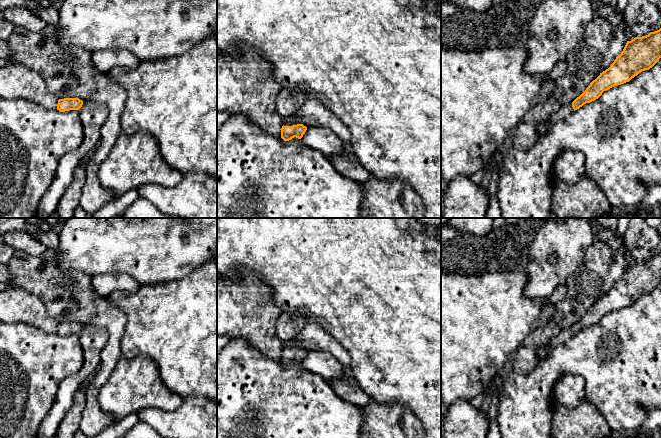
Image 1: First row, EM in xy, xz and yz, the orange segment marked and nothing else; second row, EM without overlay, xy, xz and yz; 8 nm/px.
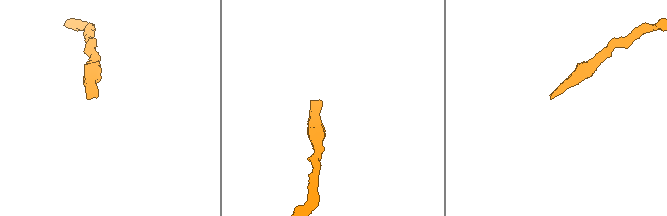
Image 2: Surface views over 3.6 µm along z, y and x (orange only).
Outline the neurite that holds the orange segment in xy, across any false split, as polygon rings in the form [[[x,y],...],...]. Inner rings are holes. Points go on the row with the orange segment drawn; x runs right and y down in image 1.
[[[64,98],[58,100],[57,110],[59,110],[60,112],[79,110],[82,105],[83,101],[79,98]]]

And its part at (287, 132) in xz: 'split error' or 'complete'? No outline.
split error

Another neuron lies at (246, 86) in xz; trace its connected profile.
[[[250,47],[227,53],[217,50],[217,112],[228,111],[230,116],[244,115],[264,131],[281,136],[284,118],[276,110],[276,98],[282,86],[275,81],[272,65]]]

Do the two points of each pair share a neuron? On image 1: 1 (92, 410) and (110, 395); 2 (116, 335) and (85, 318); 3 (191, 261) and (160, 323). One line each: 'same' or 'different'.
1: different
2: same
3: same

